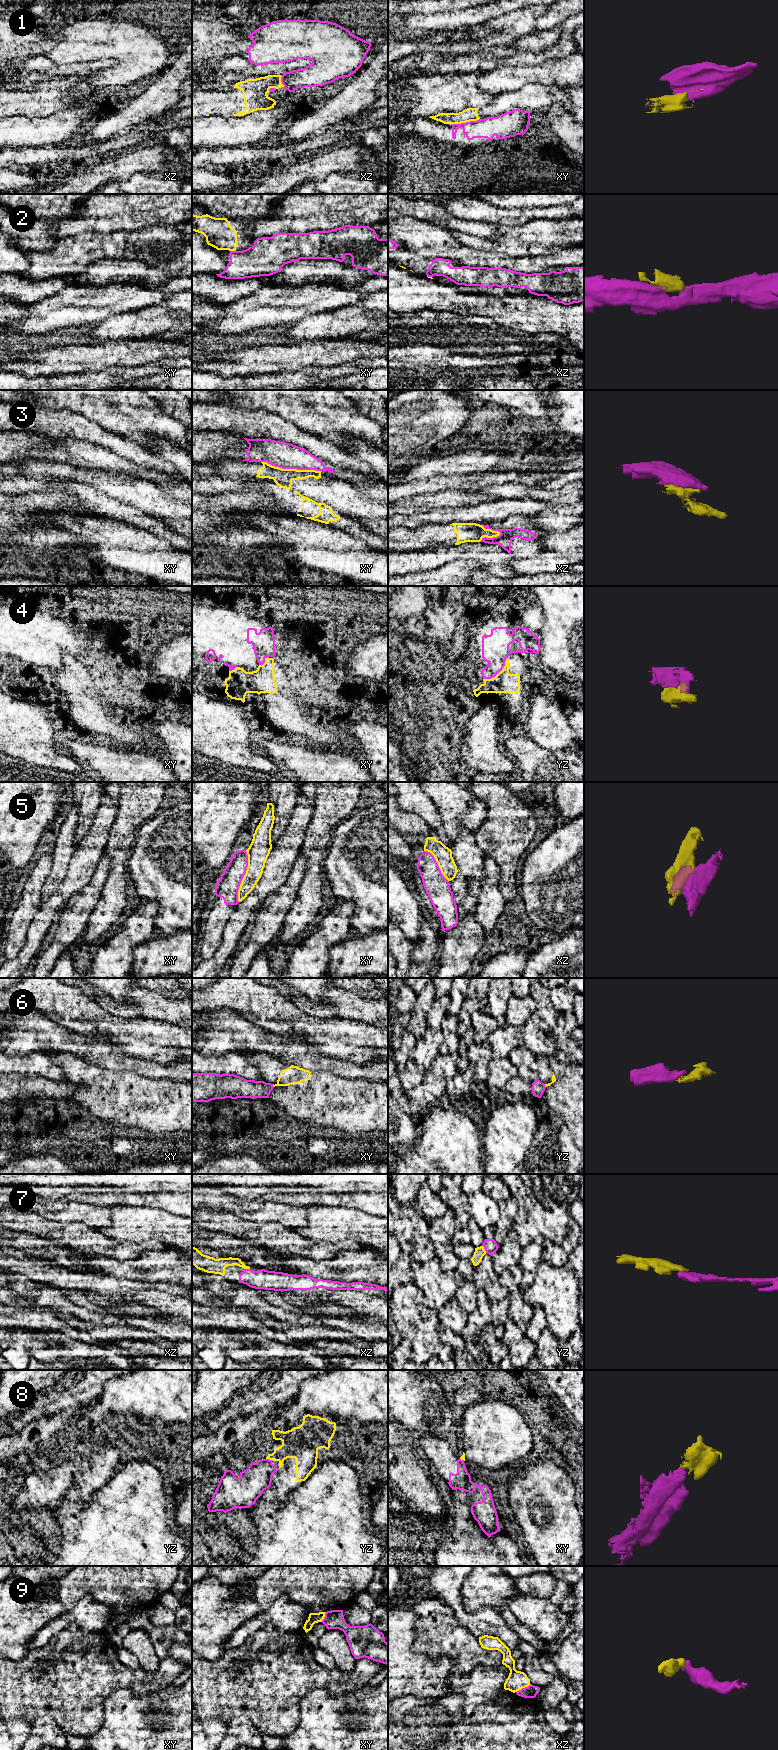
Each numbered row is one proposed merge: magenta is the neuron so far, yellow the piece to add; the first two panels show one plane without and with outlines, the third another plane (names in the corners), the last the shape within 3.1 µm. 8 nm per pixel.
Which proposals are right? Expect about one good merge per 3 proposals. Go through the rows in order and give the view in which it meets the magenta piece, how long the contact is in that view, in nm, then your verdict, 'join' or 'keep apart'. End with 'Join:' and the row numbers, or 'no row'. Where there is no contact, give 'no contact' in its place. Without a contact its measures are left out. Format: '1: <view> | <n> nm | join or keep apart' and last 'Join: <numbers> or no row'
1: xy | 220 nm | keep apart
2: xy | 50 nm | keep apart
3: xy | 500 nm | keep apart
4: yz | 260 nm | join
5: xy | 420 nm | keep apart
6: xy | 30 nm | keep apart
7: yz | 70 nm | join
8: yz | 40 nm | join
9: xz | 140 nm | keep apart
Join: 4, 7, 8

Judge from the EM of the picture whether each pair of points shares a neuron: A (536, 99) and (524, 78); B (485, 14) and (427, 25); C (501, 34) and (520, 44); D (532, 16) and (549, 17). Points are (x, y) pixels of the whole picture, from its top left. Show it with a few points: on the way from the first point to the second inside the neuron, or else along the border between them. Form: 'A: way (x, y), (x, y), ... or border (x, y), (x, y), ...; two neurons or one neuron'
A: border (552, 84), (527, 83), (518, 89), (506, 92); two neurons
B: way (471, 17), (441, 22); one neuron
C: border (534, 31), (518, 36), (505, 45); two neurons
D: border (547, 10), (536, 20), (535, 30); two neurons

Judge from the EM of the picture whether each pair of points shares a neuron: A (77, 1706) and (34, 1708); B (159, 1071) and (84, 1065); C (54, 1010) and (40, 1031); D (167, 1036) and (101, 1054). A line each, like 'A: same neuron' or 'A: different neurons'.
A: same neuron
B: different neurons
C: different neurons
D: different neurons

